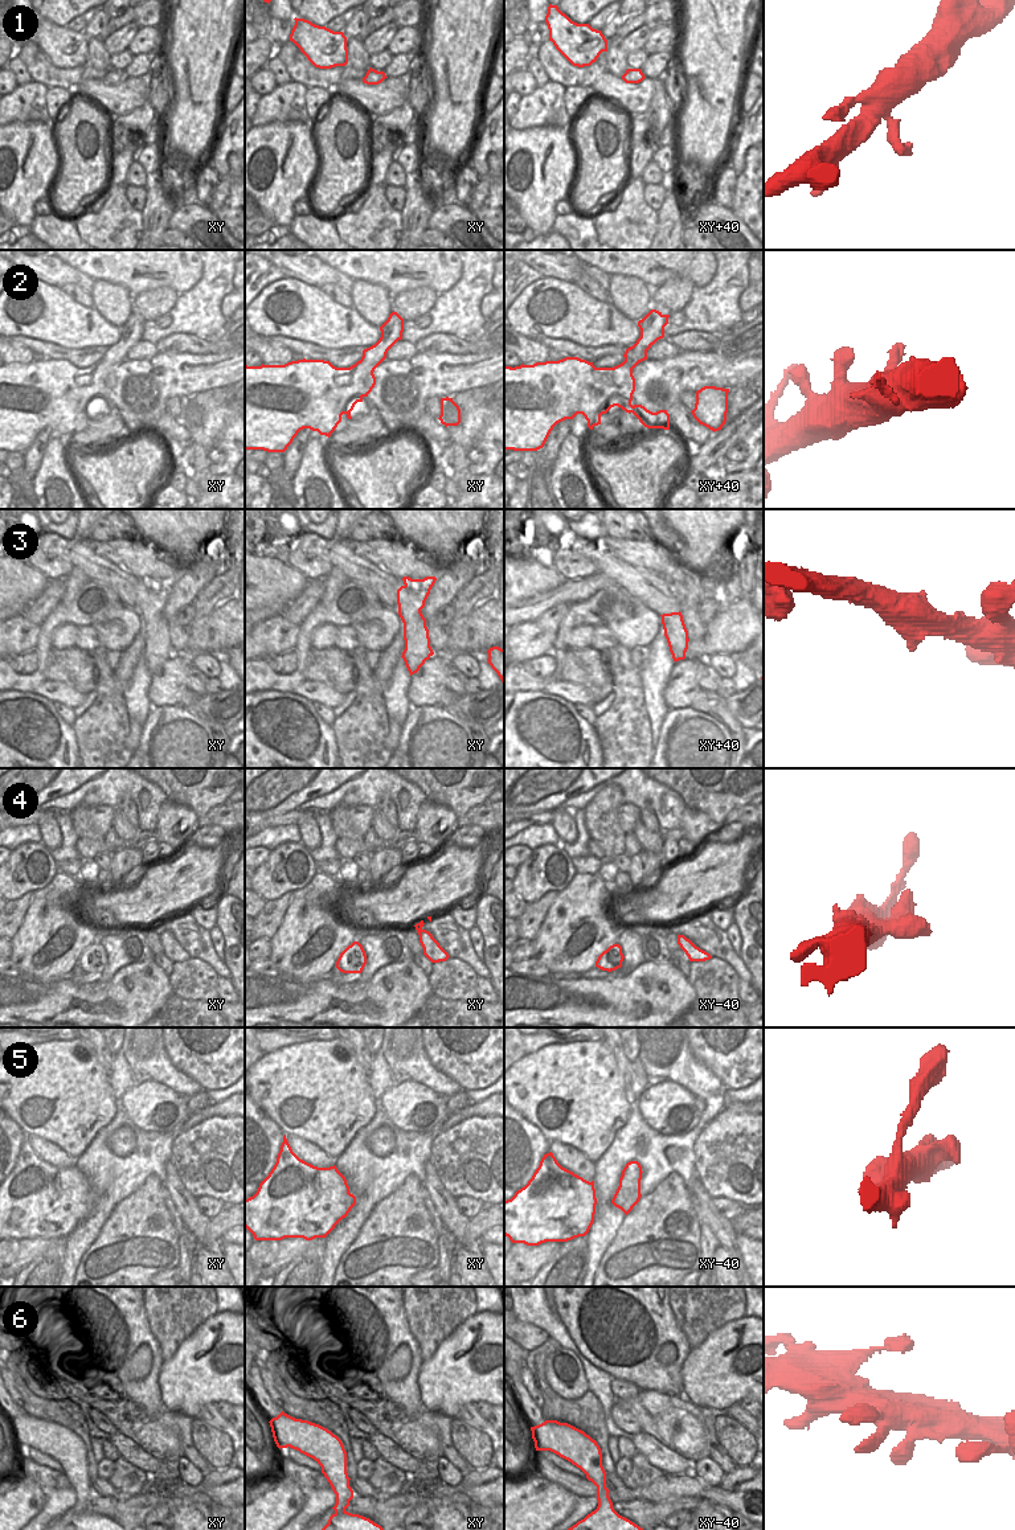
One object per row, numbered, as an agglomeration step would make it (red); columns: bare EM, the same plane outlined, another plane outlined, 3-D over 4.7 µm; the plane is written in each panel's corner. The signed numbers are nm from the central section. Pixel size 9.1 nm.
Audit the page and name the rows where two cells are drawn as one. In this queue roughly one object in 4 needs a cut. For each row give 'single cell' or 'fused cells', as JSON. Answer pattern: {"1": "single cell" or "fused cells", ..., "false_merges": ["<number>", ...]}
{"1": "single cell", "2": "single cell", "3": "single cell", "4": "single cell", "5": "single cell", "6": "single cell", "false_merges": []}

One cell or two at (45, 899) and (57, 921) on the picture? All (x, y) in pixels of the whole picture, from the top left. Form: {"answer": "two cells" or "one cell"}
{"answer": "one cell"}

